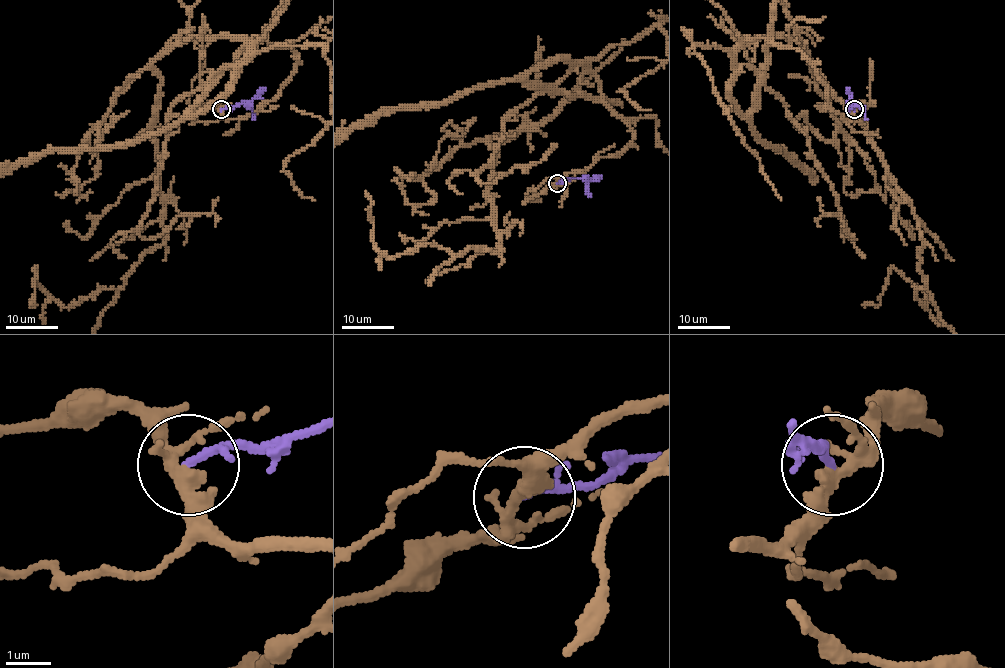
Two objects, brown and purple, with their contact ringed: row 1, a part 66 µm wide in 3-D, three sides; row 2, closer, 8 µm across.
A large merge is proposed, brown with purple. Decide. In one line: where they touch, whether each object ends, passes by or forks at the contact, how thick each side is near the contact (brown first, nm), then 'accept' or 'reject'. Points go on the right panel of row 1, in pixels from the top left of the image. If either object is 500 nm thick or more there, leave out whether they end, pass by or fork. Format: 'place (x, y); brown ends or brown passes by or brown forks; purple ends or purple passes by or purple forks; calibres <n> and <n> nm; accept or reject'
place (854, 109); brown forks; purple passes by; calibres 260 and 120 nm; reject

